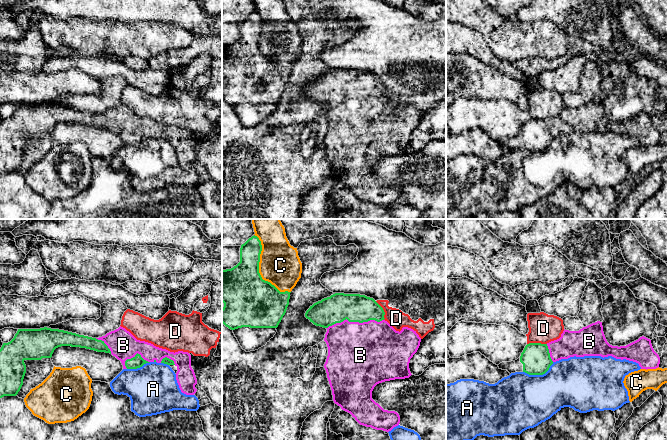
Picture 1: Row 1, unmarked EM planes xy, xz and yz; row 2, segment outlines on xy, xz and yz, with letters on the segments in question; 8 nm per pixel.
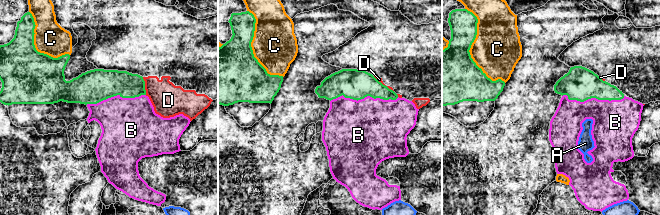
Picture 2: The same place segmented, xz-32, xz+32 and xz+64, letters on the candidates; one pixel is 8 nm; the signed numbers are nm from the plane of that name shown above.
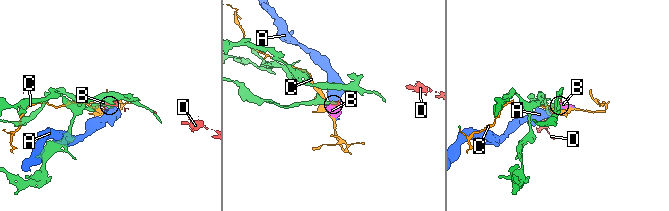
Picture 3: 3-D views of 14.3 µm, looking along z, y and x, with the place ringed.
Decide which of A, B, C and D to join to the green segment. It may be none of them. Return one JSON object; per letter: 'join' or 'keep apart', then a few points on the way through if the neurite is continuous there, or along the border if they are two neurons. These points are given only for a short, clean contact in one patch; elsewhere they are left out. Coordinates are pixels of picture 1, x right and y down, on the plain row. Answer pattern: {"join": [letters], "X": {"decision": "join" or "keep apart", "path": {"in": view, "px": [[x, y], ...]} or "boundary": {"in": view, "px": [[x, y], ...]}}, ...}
{"join": ["B"], "A": {"decision": "keep apart", "boundary": {"in": "yz", "px": [[553, 138], [542, 150], [527, 150], [523, 148]]}}, "B": {"decision": "join"}, "C": {"decision": "keep apart"}, "D": {"decision": "keep apart"}}

